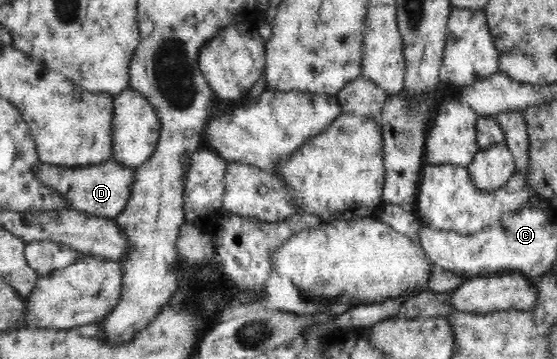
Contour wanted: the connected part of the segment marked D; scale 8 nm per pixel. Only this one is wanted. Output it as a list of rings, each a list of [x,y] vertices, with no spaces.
[[[108,160],[93,166],[57,166],[54,164],[38,163],[34,167],[40,182],[48,184],[69,201],[70,207],[90,215],[116,219],[130,198],[130,189],[134,183],[135,169],[116,160]]]

